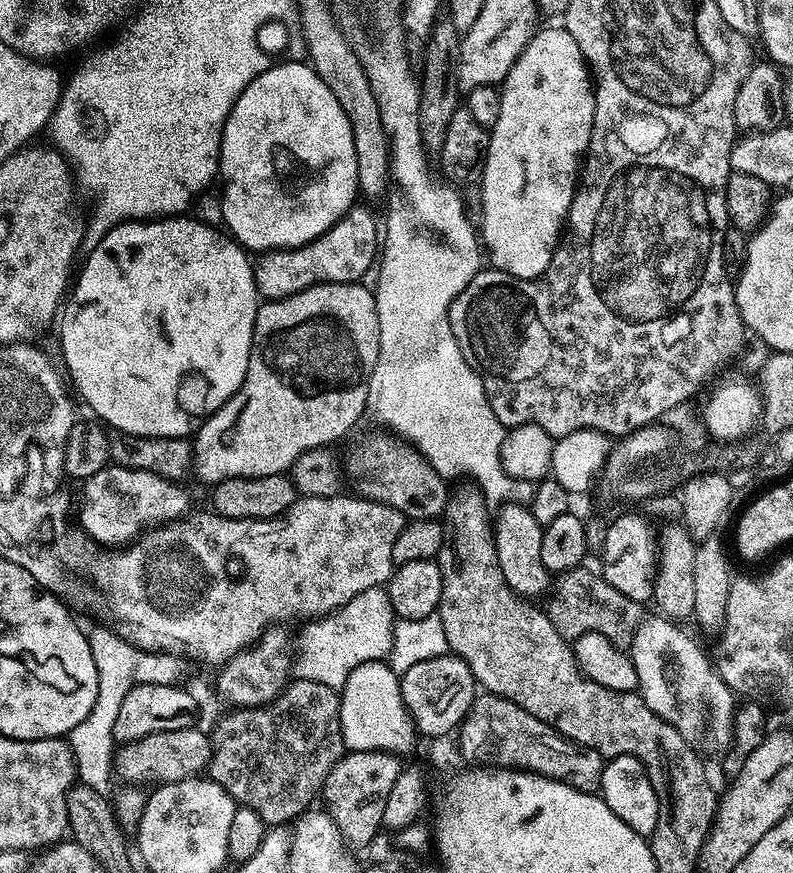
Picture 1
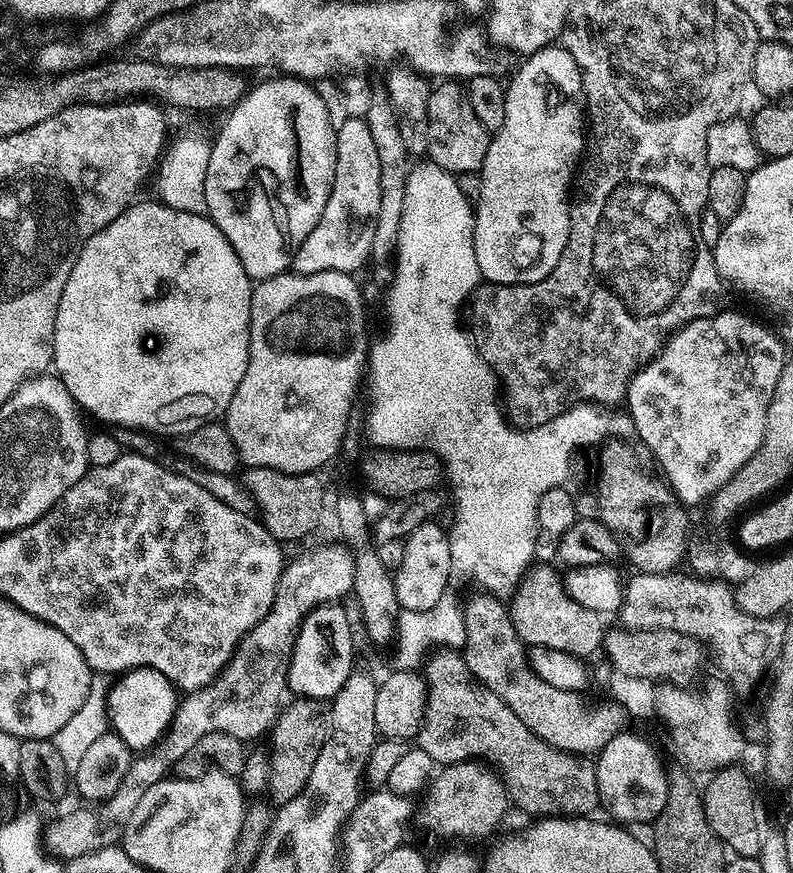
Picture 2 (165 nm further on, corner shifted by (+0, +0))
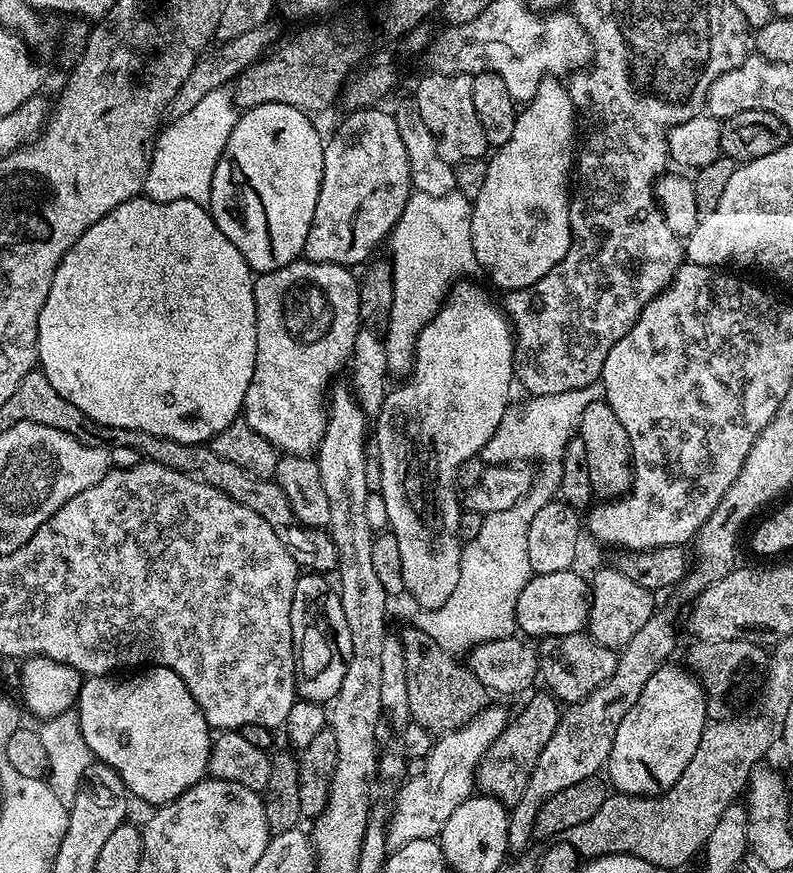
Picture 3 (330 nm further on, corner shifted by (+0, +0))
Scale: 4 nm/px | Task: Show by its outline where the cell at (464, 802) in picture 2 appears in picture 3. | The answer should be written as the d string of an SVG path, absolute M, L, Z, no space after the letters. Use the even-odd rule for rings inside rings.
M541 690L524 708L524 716L513 719L504 733L498 737L480 759L476 768L476 788L483 795L492 796L505 806L511 806L522 798L526 790L526 782L530 782L530 774L538 762L538 754L542 754L542 746L550 742L550 734L558 726L562 715L561 705L556 696L548 690Z

